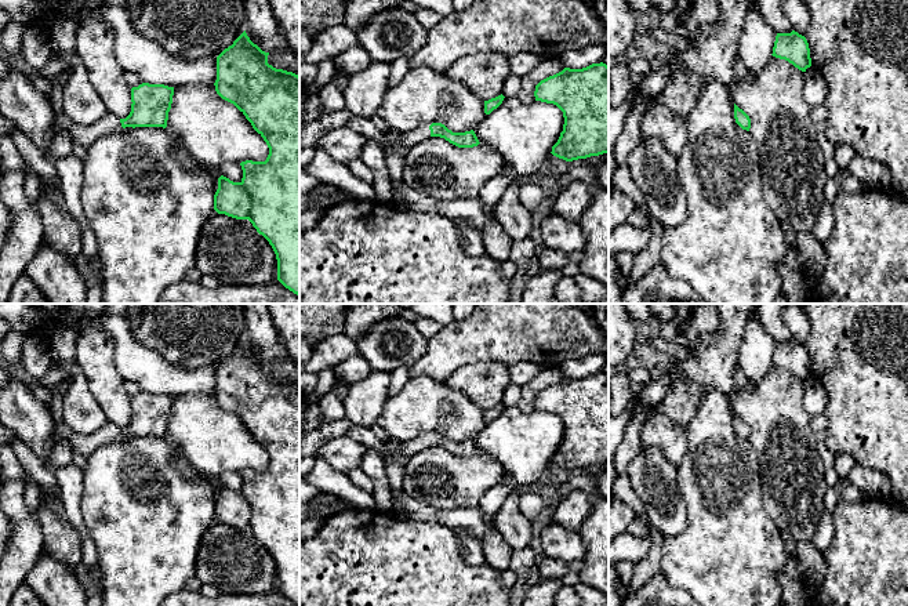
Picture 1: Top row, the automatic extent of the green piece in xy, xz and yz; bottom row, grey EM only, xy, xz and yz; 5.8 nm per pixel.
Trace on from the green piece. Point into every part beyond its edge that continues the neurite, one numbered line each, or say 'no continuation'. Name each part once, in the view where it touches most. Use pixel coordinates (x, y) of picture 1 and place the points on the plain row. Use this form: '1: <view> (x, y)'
1: xz (410, 447)

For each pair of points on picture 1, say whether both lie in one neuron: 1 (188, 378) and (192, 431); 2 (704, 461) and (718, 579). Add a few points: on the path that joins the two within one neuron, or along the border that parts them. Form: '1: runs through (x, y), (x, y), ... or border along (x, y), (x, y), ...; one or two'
1: border along (213, 392), (189, 392), (174, 396); two
2: runs through (716, 490), (718, 550); one

